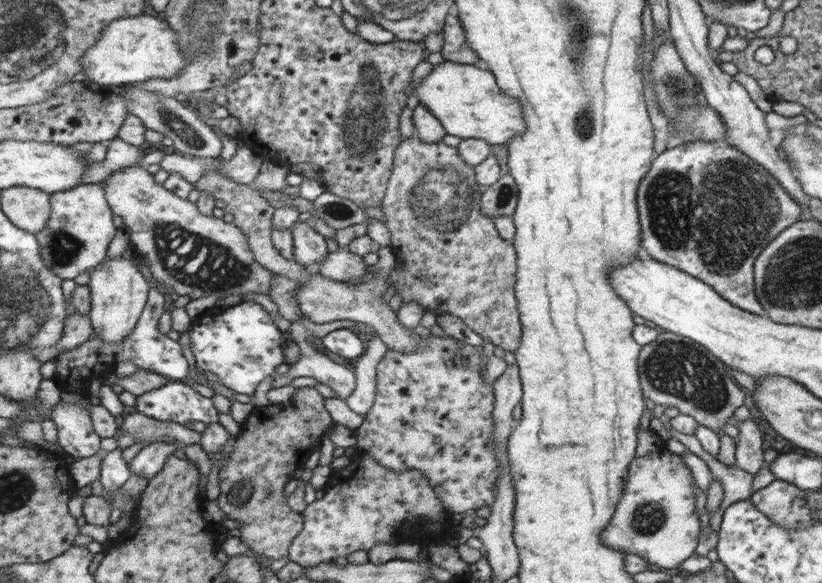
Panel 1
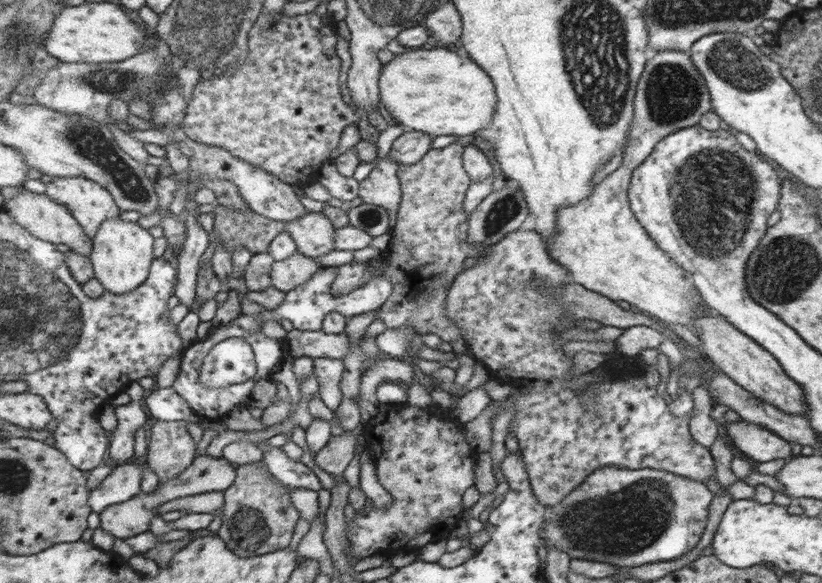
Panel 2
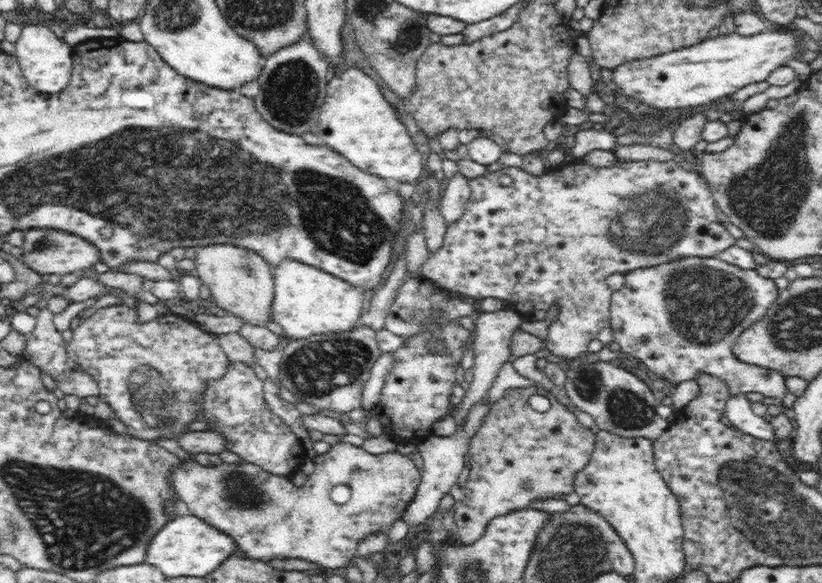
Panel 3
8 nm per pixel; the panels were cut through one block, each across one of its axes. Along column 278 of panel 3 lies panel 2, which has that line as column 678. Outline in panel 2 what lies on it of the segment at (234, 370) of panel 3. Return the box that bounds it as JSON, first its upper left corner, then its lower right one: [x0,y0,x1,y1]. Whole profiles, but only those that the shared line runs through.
[444,230,715,507]

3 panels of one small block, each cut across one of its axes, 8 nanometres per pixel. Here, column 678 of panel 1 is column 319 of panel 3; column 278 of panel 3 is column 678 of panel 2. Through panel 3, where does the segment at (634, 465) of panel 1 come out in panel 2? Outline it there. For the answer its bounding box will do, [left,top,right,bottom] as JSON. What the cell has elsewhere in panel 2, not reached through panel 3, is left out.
[543,466,713,567]

